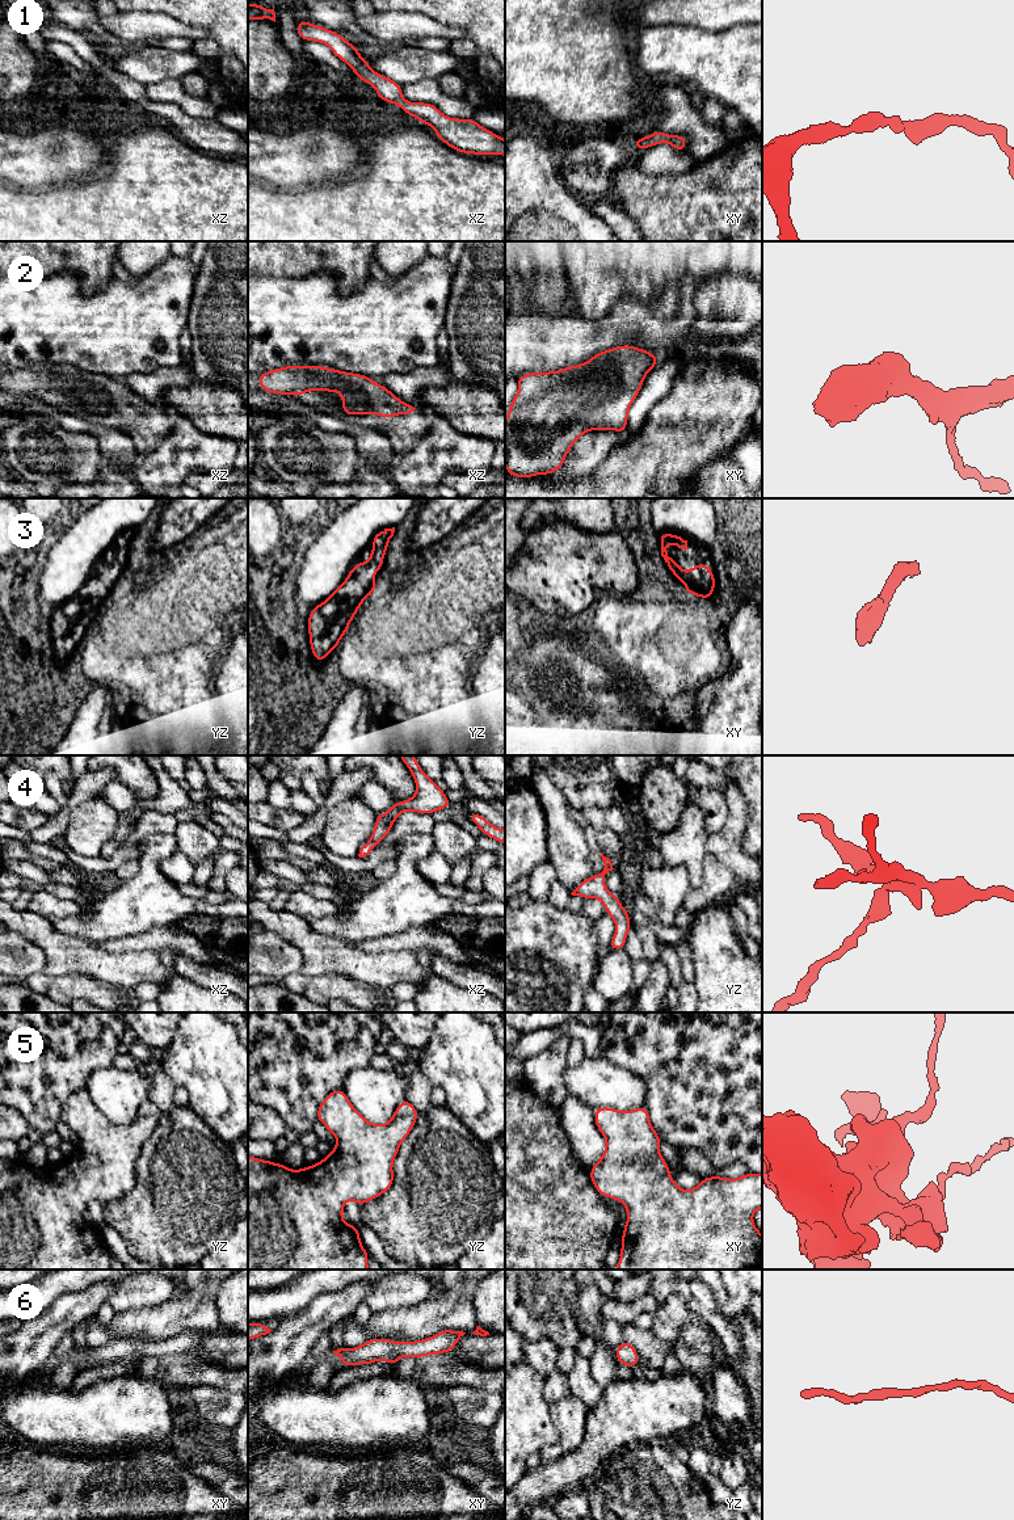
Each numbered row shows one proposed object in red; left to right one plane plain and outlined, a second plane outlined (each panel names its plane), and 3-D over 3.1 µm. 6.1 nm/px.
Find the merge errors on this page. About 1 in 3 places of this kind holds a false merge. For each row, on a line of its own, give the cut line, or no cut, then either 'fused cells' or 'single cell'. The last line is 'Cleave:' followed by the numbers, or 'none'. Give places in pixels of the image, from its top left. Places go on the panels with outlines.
1: no cut | single cell
2: no cut | single cell
3: no cut | single cell
4: no cut | single cell
5: no cut | single cell
6: no cut | single cell
Cleave: none

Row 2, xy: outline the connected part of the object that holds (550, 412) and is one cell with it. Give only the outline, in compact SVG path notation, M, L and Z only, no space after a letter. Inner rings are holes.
M620 345L599 351L577 366L516 378L518 391L505 420L506 473L521 479L552 475L563 467L573 443L586 431L615 430L624 434L628 409L647 374L659 362L651 351Z

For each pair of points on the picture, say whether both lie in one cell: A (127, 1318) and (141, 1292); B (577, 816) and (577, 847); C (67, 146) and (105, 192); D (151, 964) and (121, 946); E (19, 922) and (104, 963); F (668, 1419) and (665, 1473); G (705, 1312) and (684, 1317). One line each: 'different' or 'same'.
A: different
B: different
C: different
D: different
E: same
F: different
G: different

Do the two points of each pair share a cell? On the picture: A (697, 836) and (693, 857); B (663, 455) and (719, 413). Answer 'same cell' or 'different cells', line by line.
A: same cell
B: same cell

